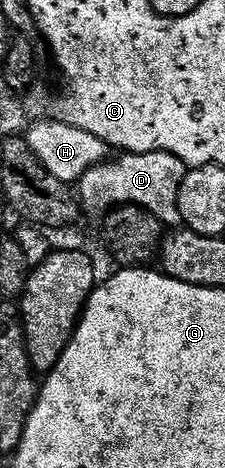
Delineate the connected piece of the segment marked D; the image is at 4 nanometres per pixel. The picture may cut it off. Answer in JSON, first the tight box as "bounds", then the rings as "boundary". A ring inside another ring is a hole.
{"bounds":[78,153,189,227],"boundary":[[[124,153],[120,158],[95,165],[78,182],[78,200],[83,212],[107,214],[121,205],[136,205],[168,227],[181,224],[178,191],[189,166],[169,153]]]}

